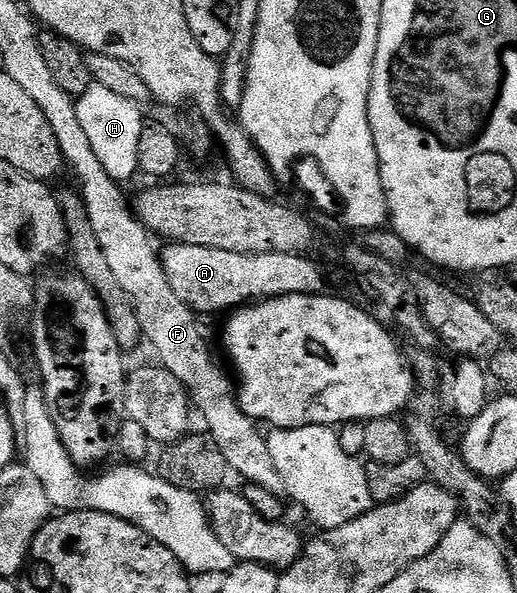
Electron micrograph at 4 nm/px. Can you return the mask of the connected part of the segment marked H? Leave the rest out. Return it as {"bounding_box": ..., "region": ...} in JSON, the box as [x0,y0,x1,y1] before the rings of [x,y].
{"bounding_box":[77,83,144,183],"region":[[[92,83],[82,97],[77,98],[80,123],[84,127],[88,139],[92,142],[92,151],[96,151],[96,159],[104,163],[104,169],[112,179],[126,183],[133,173],[139,172],[138,152],[140,151],[140,135],[144,118],[135,102],[116,95],[116,91],[108,91],[108,87]]]}

